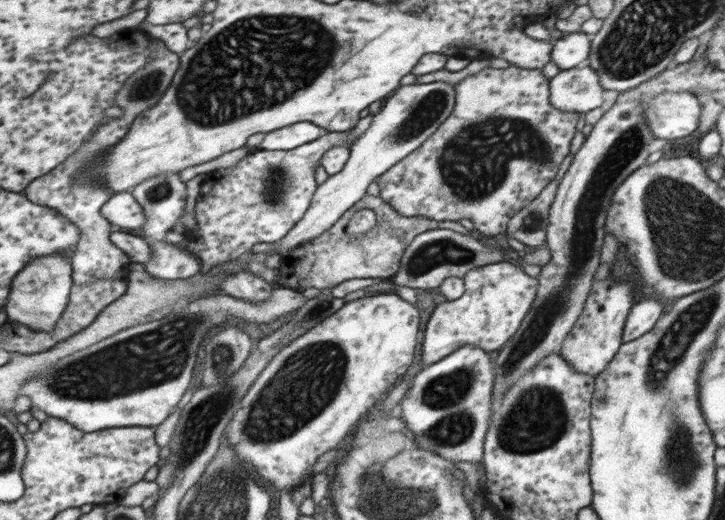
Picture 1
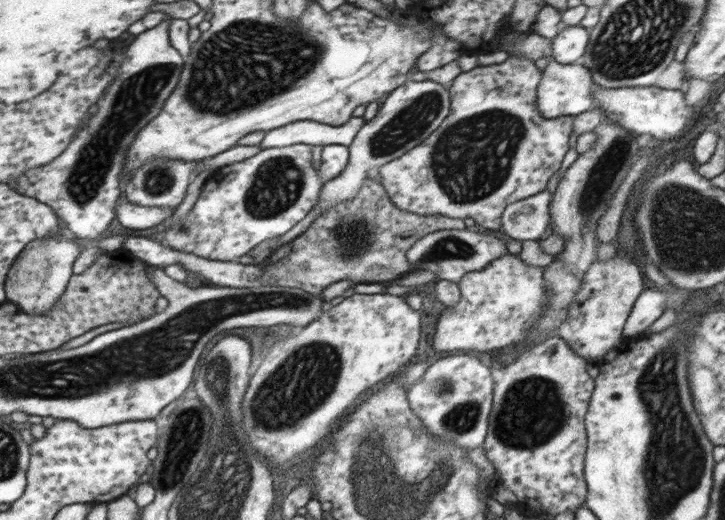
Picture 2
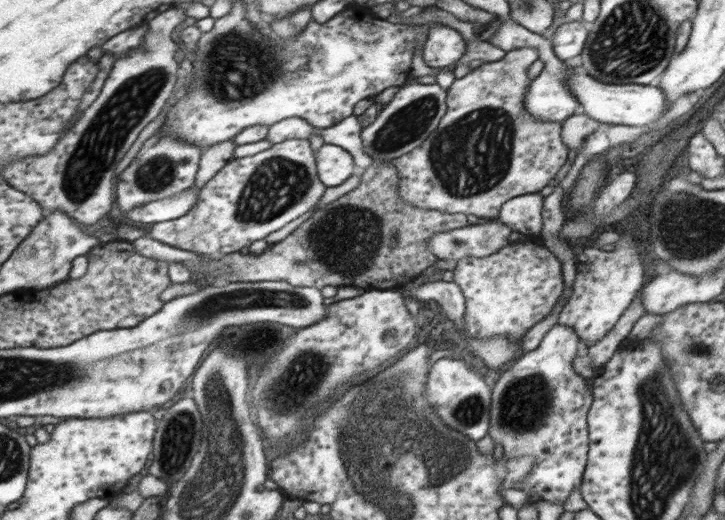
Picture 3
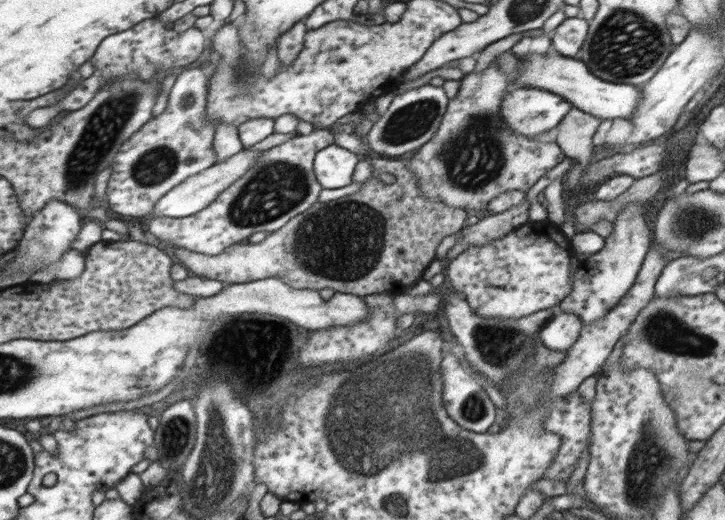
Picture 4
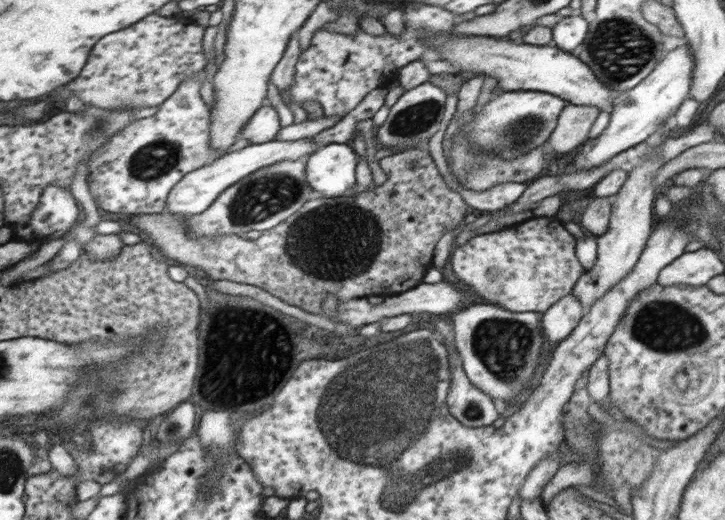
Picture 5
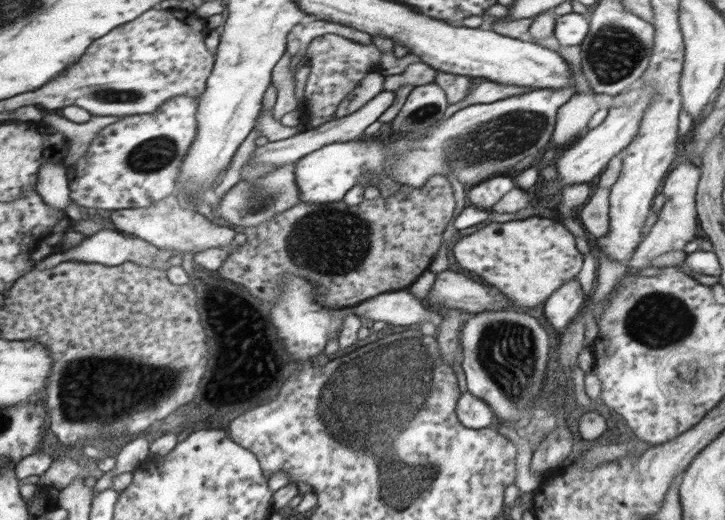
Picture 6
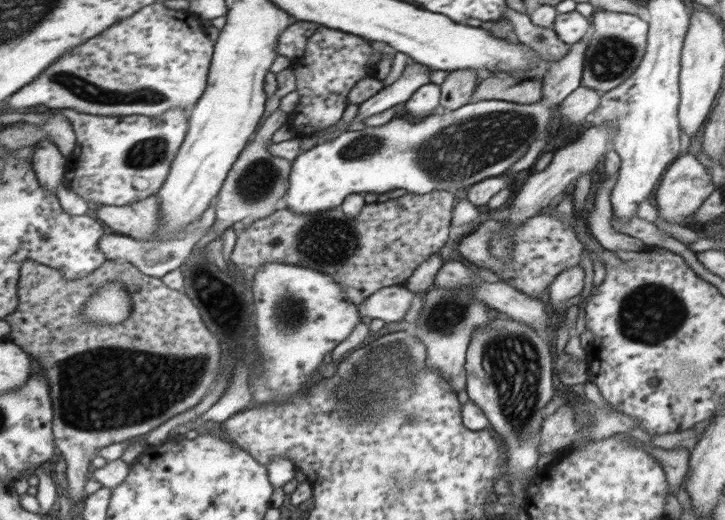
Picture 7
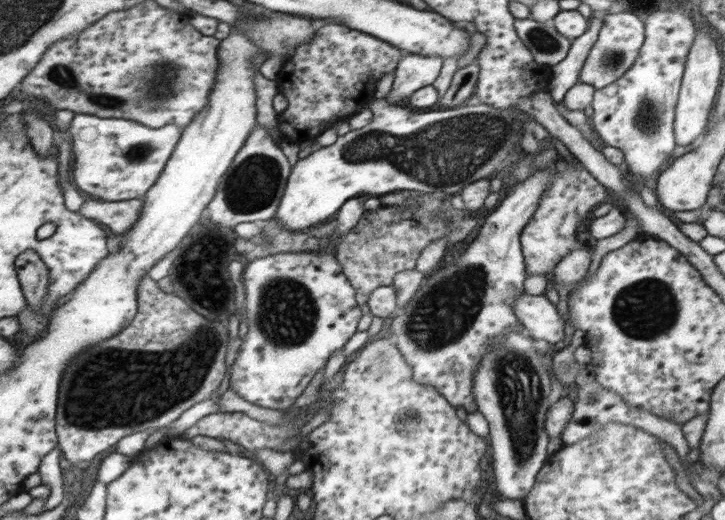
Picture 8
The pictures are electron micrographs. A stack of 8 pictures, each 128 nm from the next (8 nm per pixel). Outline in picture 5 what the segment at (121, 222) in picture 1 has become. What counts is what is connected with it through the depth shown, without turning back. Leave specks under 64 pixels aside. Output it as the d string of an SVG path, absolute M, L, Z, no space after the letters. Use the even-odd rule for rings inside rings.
M306 137L292 141L278 141L278 139L274 139L273 141L260 144L252 143L241 150L226 153L203 167L185 173L170 190L165 210L170 211L170 213L176 213L176 215L193 216L202 214L218 198L222 191L229 186L235 185L255 170L278 164L278 162L284 162L284 160L292 162L296 158L302 158L308 154L311 155L318 149L318 145L312 141L312 137Z

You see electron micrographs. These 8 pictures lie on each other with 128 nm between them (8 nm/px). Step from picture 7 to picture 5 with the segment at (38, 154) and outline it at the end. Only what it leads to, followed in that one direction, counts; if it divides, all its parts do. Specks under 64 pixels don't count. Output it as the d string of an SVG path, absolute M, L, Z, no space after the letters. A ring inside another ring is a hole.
M48 185L43 190L39 206L31 213L30 226L44 242L61 239L77 222L79 214L71 191L60 185Z

